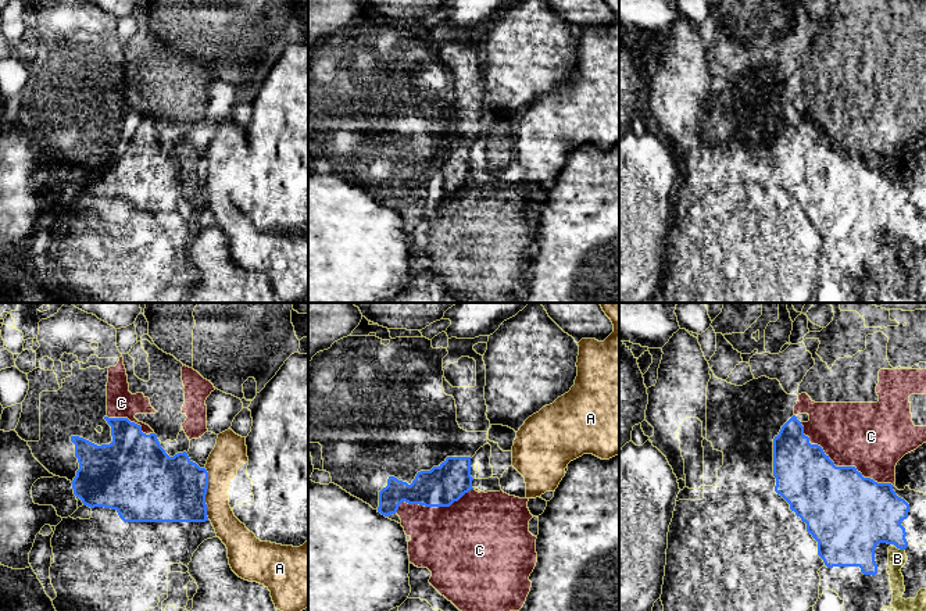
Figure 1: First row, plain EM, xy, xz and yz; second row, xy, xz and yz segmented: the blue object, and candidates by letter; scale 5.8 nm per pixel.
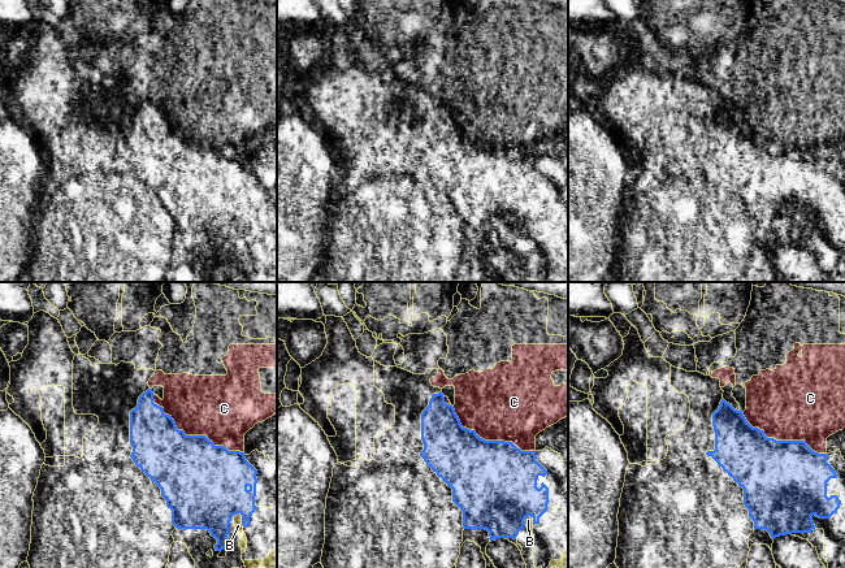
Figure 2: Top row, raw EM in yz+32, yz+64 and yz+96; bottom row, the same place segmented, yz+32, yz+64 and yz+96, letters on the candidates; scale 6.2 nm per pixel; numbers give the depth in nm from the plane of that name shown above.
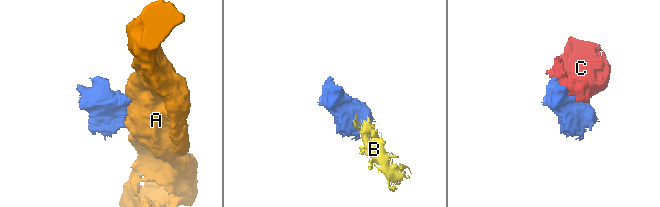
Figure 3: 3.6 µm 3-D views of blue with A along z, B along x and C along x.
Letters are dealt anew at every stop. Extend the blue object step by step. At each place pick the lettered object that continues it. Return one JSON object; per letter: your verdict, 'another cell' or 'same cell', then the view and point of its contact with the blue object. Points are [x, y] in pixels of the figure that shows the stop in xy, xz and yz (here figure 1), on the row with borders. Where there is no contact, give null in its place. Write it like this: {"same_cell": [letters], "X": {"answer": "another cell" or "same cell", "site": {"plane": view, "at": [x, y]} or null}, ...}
{"same_cell": ["B"], "A": {"answer": "another cell", "site": {"plane": "xy", "at": [206, 493]}}, "B": {"answer": "same cell", "site": {"plane": "yz", "at": [900, 549]}}, "C": {"answer": "another cell", "site": {"plane": "yz", "at": [840, 467]}}}

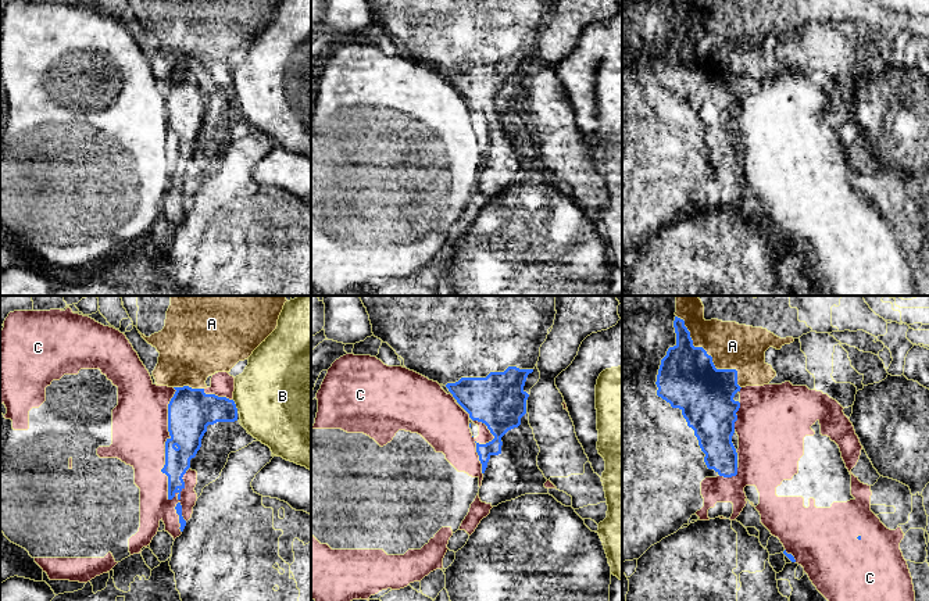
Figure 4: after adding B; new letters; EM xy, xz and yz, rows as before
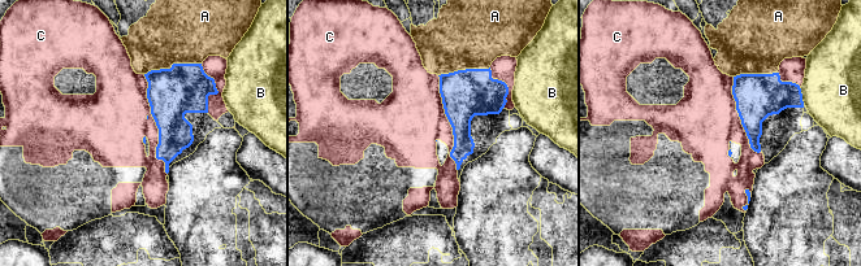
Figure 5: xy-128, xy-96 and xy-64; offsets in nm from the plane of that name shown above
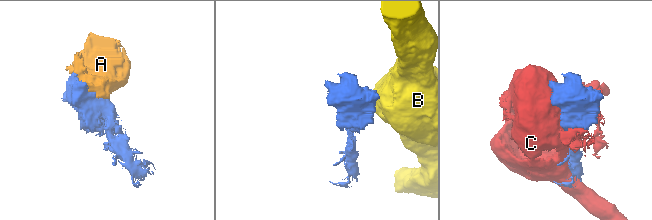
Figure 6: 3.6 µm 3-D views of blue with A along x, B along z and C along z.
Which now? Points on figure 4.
{"same_cell": [], "A": {"answer": "another cell", "site": {"plane": "yz", "at": [711, 357]}}, "B": {"answer": "another cell", "site": {"plane": "xy", "at": [235, 405]}}, "C": {"answer": "another cell", "site": {"plane": "xy", "at": [165, 464]}}}

